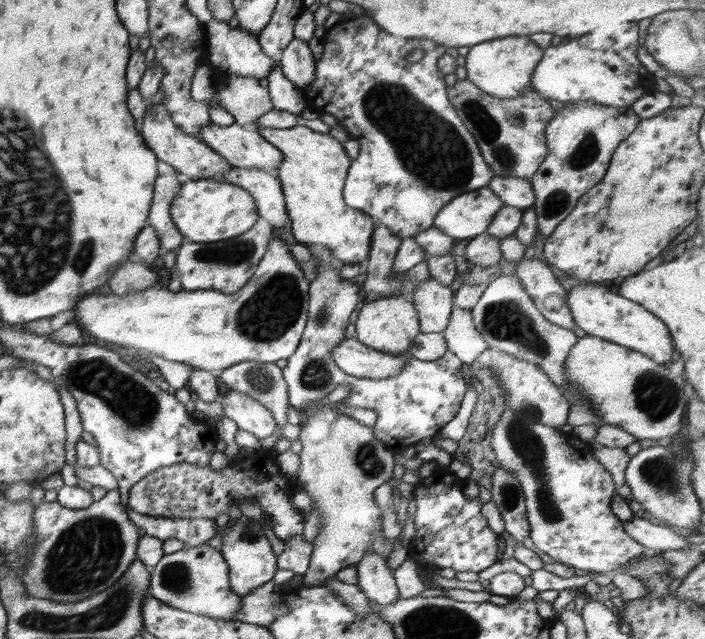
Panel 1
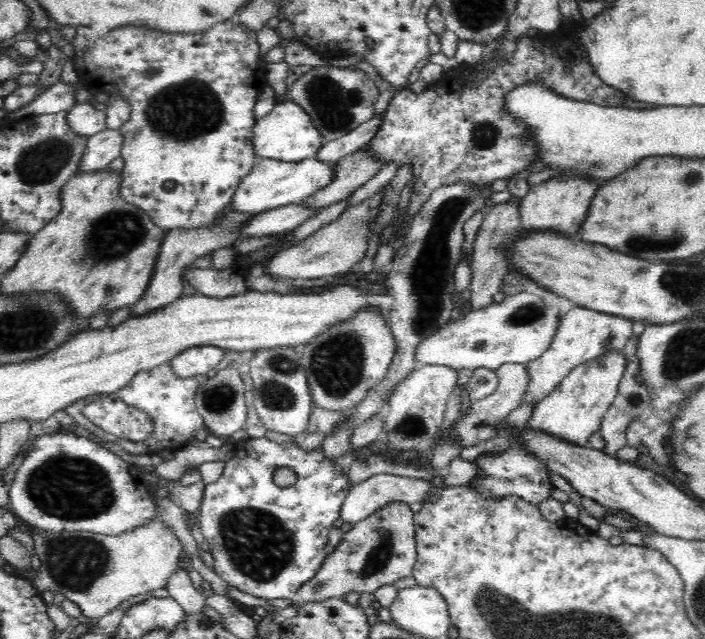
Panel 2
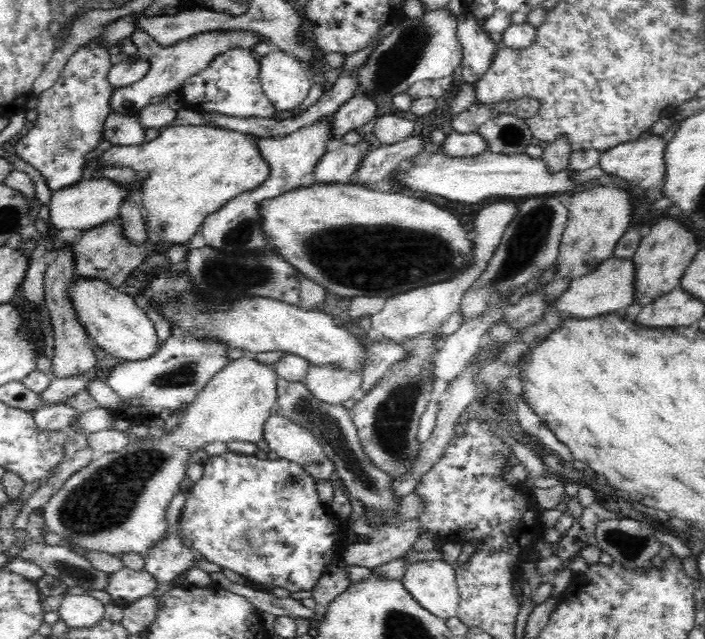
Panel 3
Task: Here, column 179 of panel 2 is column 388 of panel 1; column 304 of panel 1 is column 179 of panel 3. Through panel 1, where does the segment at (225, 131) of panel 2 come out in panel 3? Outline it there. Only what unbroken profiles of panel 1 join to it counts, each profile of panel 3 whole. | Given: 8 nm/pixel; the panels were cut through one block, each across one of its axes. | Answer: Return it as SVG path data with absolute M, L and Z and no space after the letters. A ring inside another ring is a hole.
M232 47L225 50L220 56L216 56L206 68L193 74L179 86L179 95L182 100L187 102L187 108L197 111L201 114L223 114L236 118L262 117L270 118L276 116L277 110L270 102L270 99L264 94L262 85L259 81L260 60L252 49L244 47Z

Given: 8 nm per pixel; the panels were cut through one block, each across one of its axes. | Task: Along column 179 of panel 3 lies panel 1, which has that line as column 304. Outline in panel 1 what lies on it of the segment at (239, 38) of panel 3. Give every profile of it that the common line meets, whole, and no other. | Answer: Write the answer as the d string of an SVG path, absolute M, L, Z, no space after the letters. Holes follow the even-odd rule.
M293 37L290 44L284 48L278 64L284 76L298 86L307 86L314 80L316 62L306 40Z

